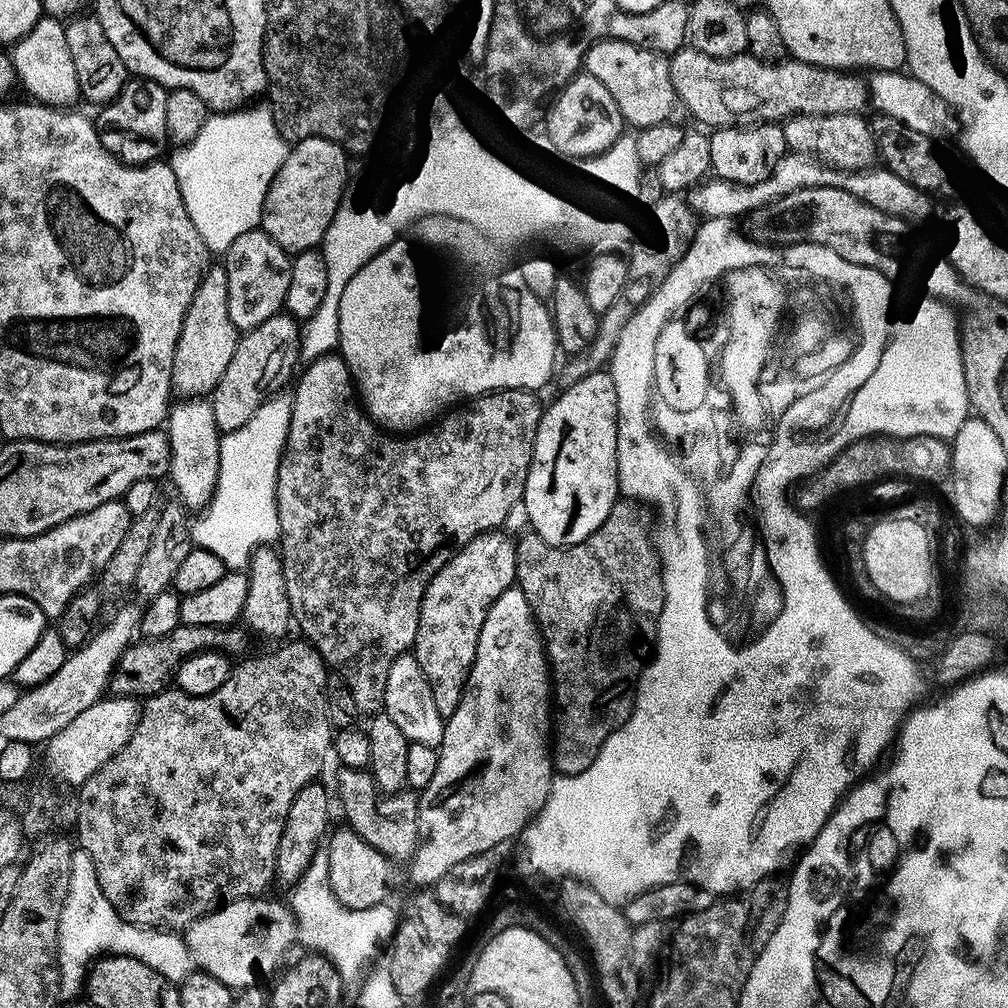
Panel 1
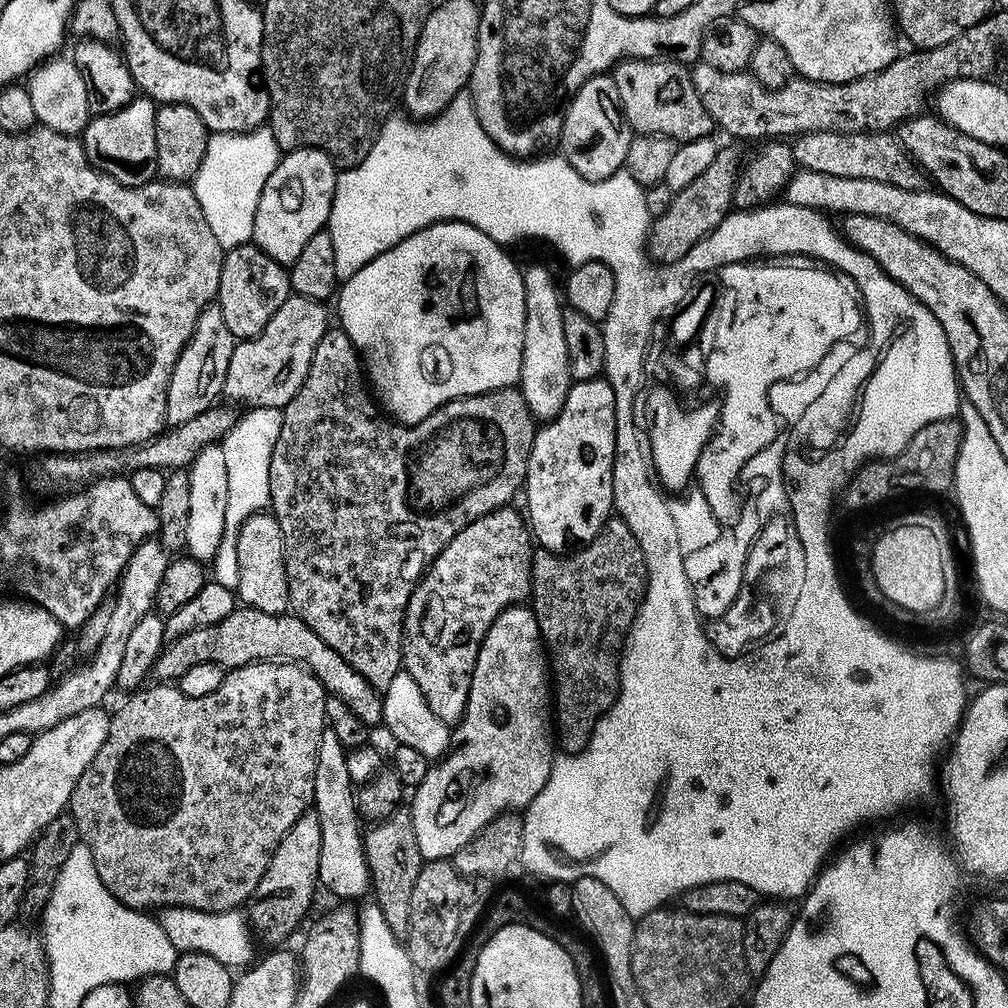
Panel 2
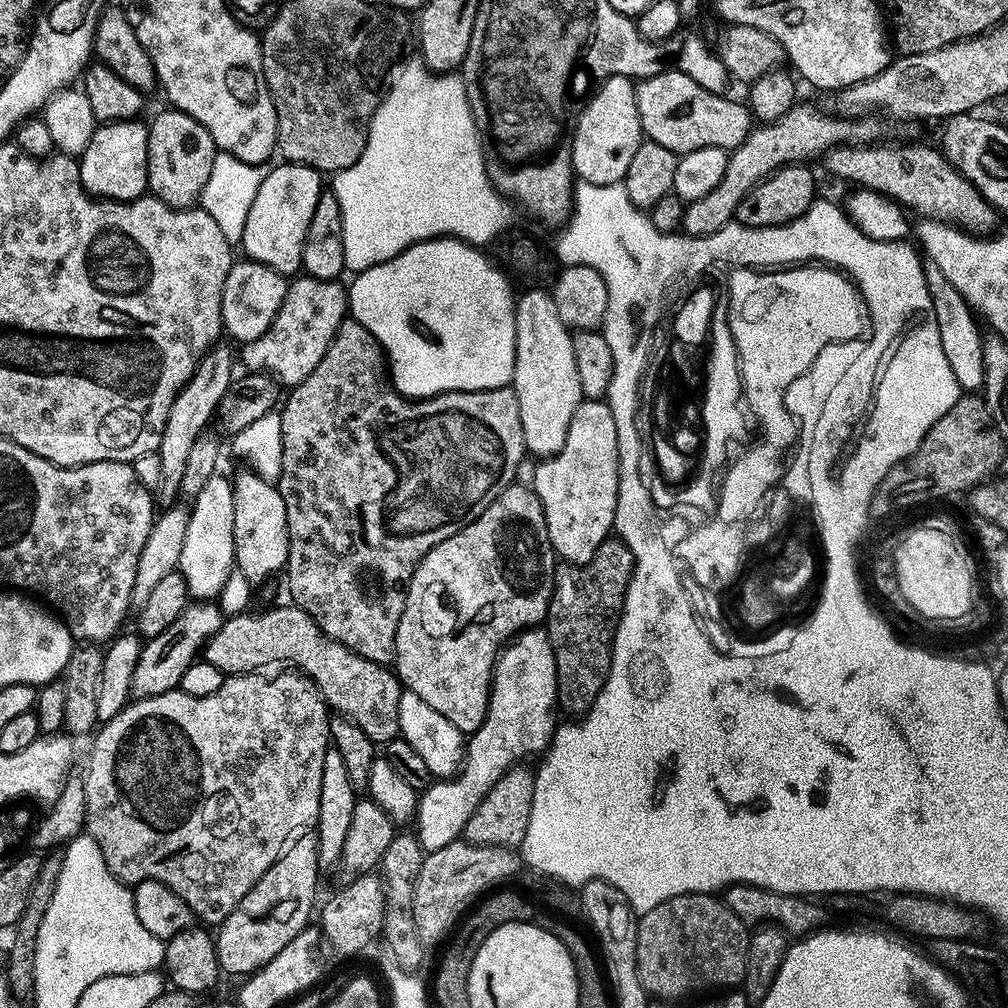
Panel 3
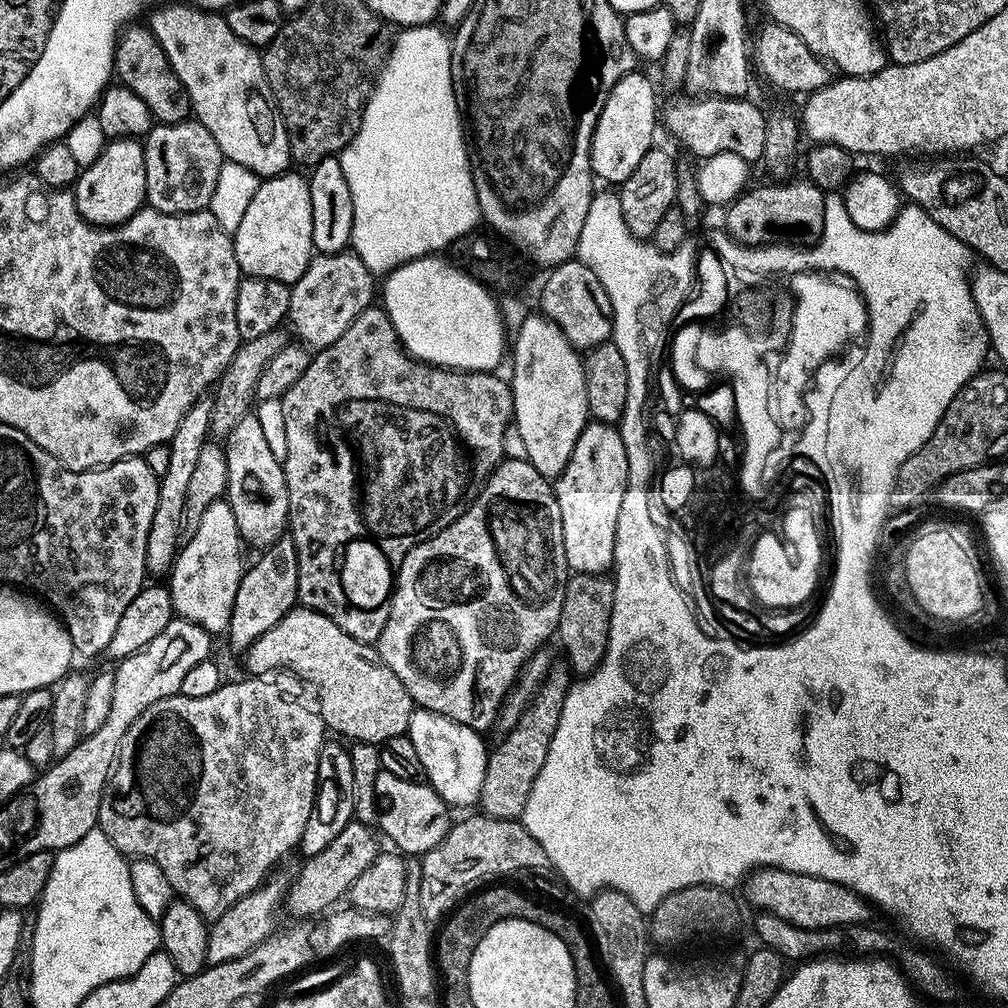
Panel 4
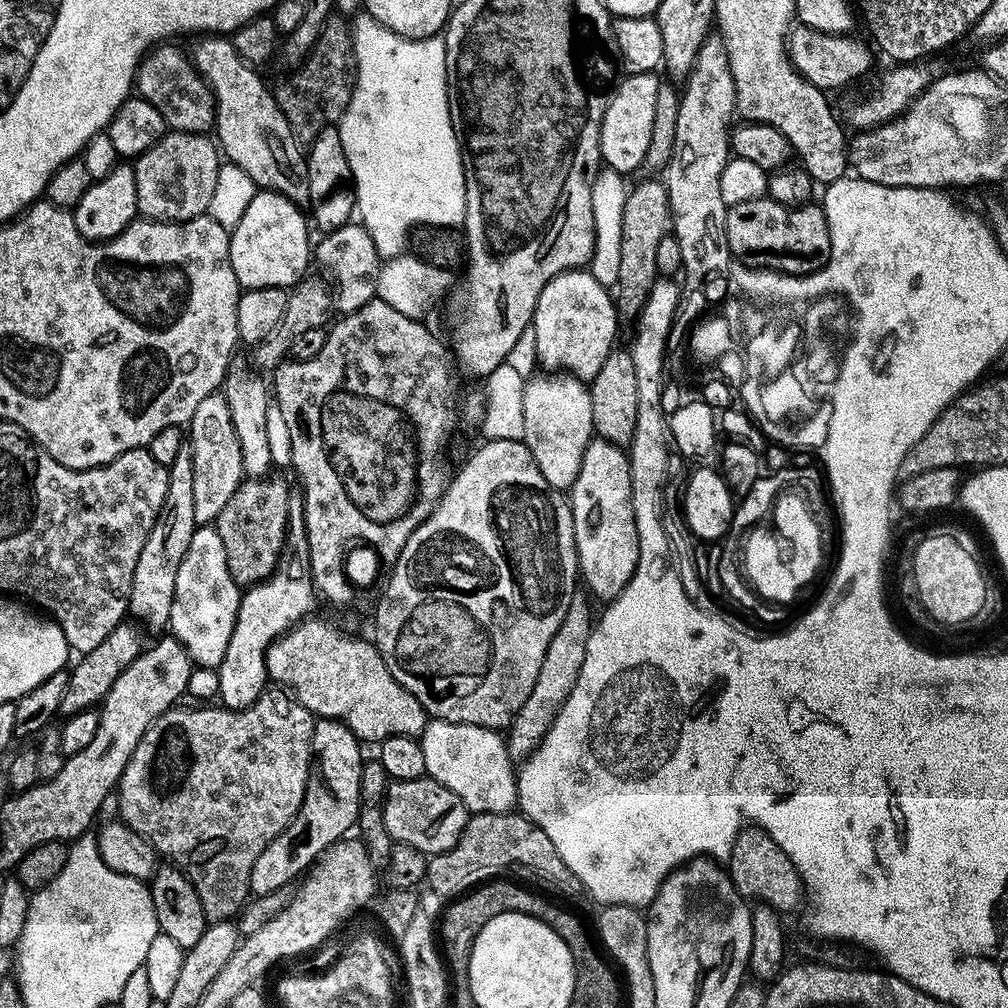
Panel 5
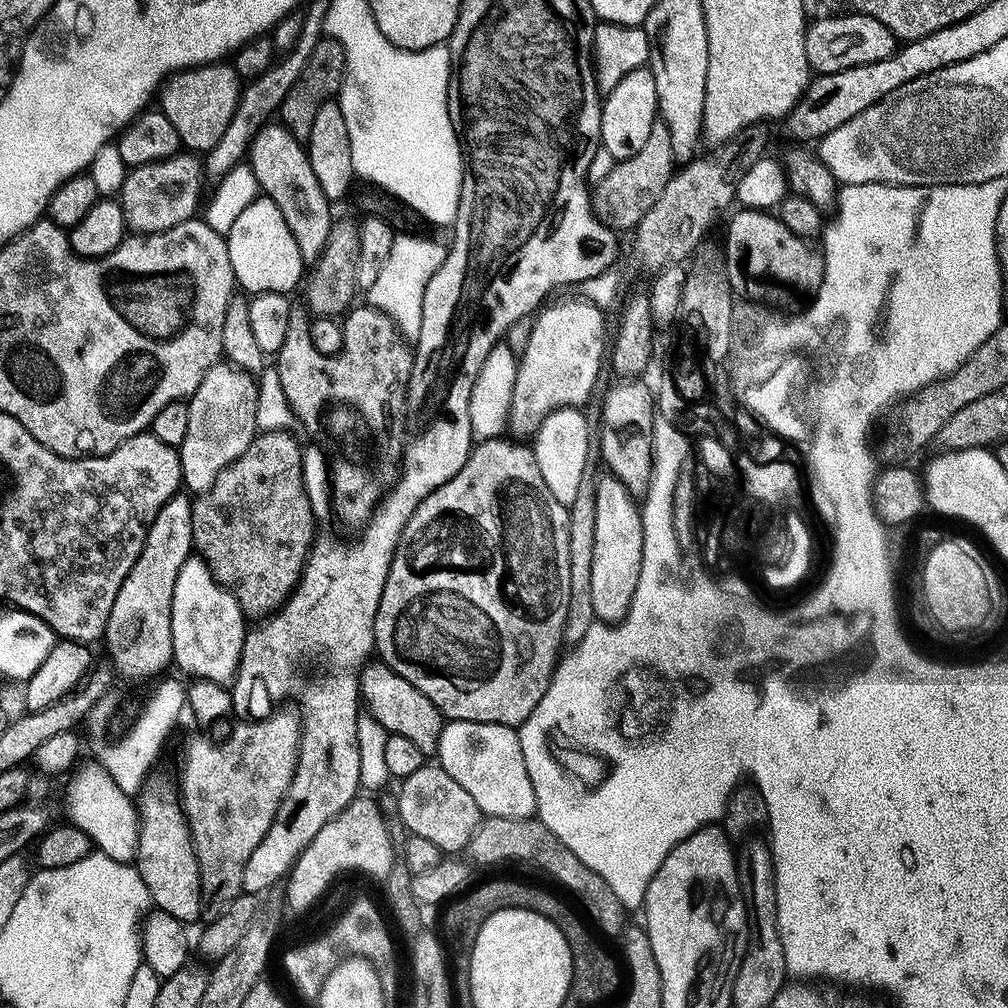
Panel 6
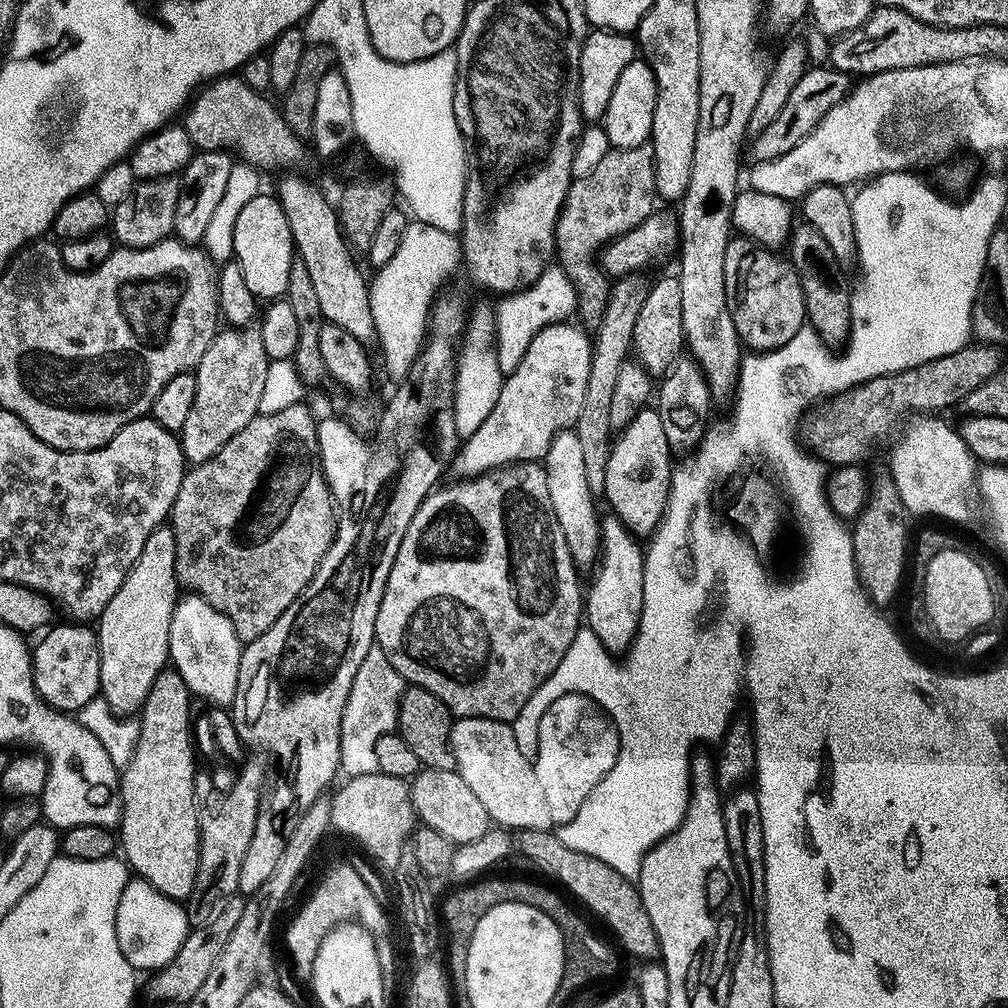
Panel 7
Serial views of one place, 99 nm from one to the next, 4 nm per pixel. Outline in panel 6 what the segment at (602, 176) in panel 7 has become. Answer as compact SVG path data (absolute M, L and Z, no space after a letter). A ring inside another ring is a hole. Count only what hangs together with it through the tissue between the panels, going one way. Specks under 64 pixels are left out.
M658 118L650 130L646 146L642 146L642 150L638 150L638 154L630 158L615 161L610 174L594 184L590 192L592 211L613 229L635 229L650 210L650 206L658 202L662 190L666 190L666 182L670 182L676 163L674 146L670 146L670 130L666 122Z

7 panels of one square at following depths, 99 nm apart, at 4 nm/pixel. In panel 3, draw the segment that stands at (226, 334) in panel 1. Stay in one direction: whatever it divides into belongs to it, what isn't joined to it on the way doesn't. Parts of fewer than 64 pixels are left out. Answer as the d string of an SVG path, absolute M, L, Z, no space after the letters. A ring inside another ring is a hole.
M220 342L201 358L200 365L194 370L184 389L174 398L174 406L170 406L158 449L162 458L162 482L158 496L162 499L172 500L178 496L182 474L186 474L186 458L190 455L190 446L194 446L194 442L198 442L200 435L213 423L216 408L222 402L222 394L226 394L233 379L232 352L224 342Z

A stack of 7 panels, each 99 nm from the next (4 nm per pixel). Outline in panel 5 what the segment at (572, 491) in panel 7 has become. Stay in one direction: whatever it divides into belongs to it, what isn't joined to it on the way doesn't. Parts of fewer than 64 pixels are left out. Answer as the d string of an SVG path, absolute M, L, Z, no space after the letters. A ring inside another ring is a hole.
M544 374L524 385L525 436L524 443L534 454L542 478L557 490L568 490L582 470L582 454L593 439L590 394L585 381L571 374Z

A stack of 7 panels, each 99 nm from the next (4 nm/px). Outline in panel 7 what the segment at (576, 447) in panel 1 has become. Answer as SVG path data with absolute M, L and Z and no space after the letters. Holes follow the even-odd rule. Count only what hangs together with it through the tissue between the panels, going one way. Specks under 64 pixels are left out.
M608 514L608 517L603 517L602 523L600 525L600 555L598 557L598 563L595 565L594 571L596 571L596 577L592 580L592 585L587 585L586 588L586 599L582 604L582 616L586 621L586 626L589 628L593 634L598 638L598 642L602 642L602 646L607 652L613 654L624 654L627 653L628 649L632 647L632 644L636 640L636 631L640 629L640 619L642 618L642 602L644 601L644 554L645 549L640 548L641 541L637 537L633 536L629 532L627 526L624 525L615 515Z

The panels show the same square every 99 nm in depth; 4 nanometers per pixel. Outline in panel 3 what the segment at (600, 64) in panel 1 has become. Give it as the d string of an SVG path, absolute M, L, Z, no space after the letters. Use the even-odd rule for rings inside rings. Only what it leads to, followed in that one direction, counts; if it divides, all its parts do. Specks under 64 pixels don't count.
M675 70L643 77L636 84L638 114L644 136L677 154L703 148L731 150L743 142L754 127L754 117L747 103L740 101L739 104L726 97L698 86L694 78Z

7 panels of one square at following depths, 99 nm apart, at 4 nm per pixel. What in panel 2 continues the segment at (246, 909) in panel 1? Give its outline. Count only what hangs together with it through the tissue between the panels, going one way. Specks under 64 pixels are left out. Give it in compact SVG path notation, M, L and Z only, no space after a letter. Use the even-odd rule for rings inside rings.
M164 908L158 919L162 930L166 930L166 938L174 942L177 953L205 952L210 958L218 958L218 962L233 970L243 969L251 965L252 940L254 933L243 911L230 912L199 912L193 908Z

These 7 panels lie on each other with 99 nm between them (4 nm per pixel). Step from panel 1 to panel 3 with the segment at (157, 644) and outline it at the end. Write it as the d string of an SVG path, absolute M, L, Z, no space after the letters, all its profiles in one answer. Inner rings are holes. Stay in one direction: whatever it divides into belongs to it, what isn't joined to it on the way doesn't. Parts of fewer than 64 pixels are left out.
M287 606L288 608L268 608L265 612L255 612L249 610L242 612L238 616L229 616L224 624L218 629L208 641L204 643L202 649L202 659L210 662L210 666L218 666L228 676L238 676L241 674L252 674L257 670L264 670L267 664L280 664L283 660L289 660L307 679L311 680L324 698L325 704L333 713L353 720L377 746L383 746L390 740L397 739L400 731L398 722L398 702L402 685L391 667L370 662L368 658L362 658L354 650L350 650L345 644L339 644L337 640L332 640L319 628L301 608Z

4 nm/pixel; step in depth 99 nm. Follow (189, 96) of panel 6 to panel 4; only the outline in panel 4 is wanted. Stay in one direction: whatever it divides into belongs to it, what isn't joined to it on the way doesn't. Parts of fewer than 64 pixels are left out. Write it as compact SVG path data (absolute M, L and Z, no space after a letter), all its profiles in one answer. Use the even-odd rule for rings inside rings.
M135 24L125 27L117 39L114 74L119 83L134 91L142 102L150 107L157 123L176 124L180 119L178 110L189 105L181 80L173 72L162 46L154 38L150 28Z

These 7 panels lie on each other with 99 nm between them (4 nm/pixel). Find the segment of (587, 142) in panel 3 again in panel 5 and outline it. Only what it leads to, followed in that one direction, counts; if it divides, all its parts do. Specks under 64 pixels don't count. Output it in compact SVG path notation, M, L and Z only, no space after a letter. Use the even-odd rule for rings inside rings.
M656 72L628 74L623 78L625 80L621 79L609 95L606 114L602 118L600 160L614 171L629 174L647 161L654 130L654 105L658 103L658 86L662 80Z

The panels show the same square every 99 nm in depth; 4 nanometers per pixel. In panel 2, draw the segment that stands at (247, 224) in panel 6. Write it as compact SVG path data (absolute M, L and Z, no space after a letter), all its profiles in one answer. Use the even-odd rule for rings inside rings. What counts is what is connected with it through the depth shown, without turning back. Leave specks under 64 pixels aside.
M299 148L283 153L274 174L270 174L266 186L262 186L251 243L270 254L274 262L292 265L298 254L302 254L306 242L310 242L314 234L325 231L332 213L332 200L336 196L337 175L338 166L322 150Z

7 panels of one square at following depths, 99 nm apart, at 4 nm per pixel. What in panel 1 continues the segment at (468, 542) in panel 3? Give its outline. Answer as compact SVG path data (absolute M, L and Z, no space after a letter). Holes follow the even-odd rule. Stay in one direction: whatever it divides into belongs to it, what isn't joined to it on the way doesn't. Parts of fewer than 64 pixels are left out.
M503 531L483 532L468 544L461 544L450 559L434 574L434 578L426 586L424 597L420 603L420 617L416 631L414 655L422 674L426 674L426 682L434 696L434 706L438 706L438 714L450 717L458 706L464 689L468 683L468 669L474 662L478 634L482 630L482 622L486 622L486 614L490 606L505 590L516 583L516 546L513 537L503 536Z

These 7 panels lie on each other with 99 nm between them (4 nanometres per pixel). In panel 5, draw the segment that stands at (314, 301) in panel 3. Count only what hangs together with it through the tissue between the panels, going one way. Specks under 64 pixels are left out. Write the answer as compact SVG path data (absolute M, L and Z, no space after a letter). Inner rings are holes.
M352 220L333 232L323 235L317 248L314 248L314 260L332 271L334 281L334 308L337 313L356 311L377 297L376 283L382 265L382 258L374 246L374 240L363 224Z

